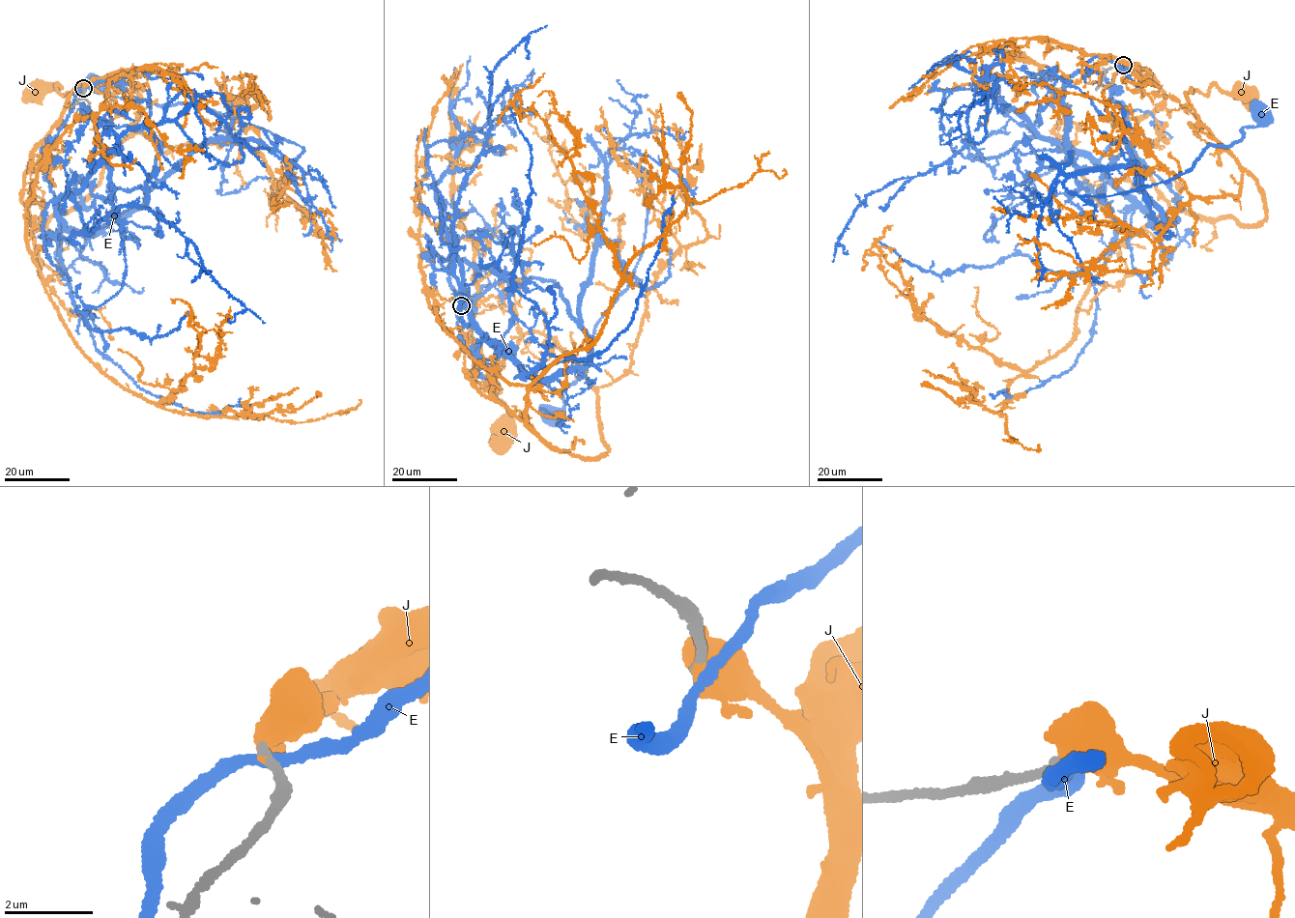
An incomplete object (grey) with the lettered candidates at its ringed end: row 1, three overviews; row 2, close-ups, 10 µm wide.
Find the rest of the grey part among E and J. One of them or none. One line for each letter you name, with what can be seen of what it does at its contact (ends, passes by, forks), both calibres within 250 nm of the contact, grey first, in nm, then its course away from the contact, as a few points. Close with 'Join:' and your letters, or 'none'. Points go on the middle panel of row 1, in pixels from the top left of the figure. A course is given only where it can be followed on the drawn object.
J: it ends; calibres 200 and 400 nm; course (461, 305), (480, 392), (561, 450), (607, 452), (593, 388), (536, 331), (496, 378), (498, 441)
Join: J

